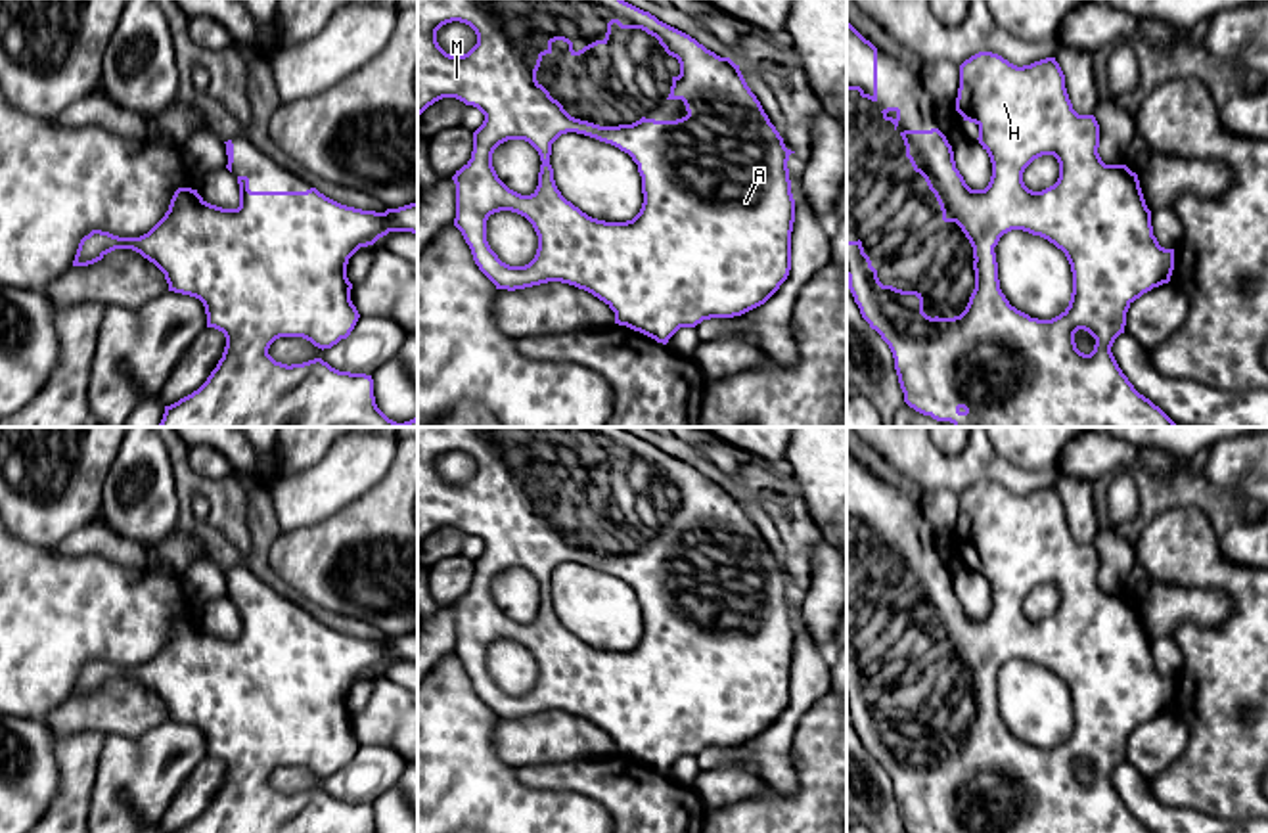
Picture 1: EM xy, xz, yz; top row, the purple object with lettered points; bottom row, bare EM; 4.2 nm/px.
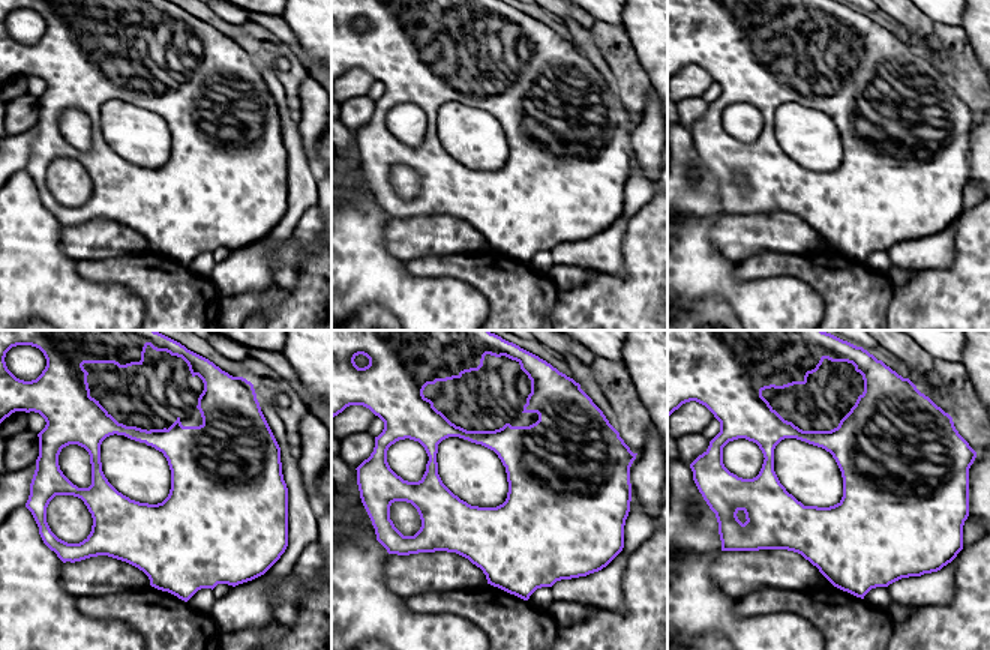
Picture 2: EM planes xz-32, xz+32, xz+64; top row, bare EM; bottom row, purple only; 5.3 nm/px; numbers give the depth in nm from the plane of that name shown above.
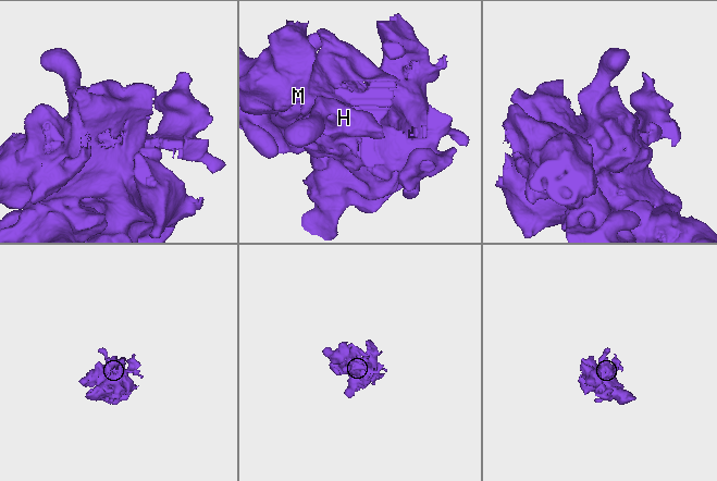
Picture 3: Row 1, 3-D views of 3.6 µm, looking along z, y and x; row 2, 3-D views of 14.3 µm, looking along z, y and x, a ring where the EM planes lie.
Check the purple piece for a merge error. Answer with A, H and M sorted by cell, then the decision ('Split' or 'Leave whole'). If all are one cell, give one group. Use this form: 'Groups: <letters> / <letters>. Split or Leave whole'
Groups: A H M. Leave whole

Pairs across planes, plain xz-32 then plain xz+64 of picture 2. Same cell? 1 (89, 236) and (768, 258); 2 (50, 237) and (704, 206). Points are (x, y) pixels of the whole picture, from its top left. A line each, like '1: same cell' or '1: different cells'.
1: different cells
2: different cells

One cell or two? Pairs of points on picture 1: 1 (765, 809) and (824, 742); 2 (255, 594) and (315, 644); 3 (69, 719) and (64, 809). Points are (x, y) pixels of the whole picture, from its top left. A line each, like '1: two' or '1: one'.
1: one
2: one
3: two

